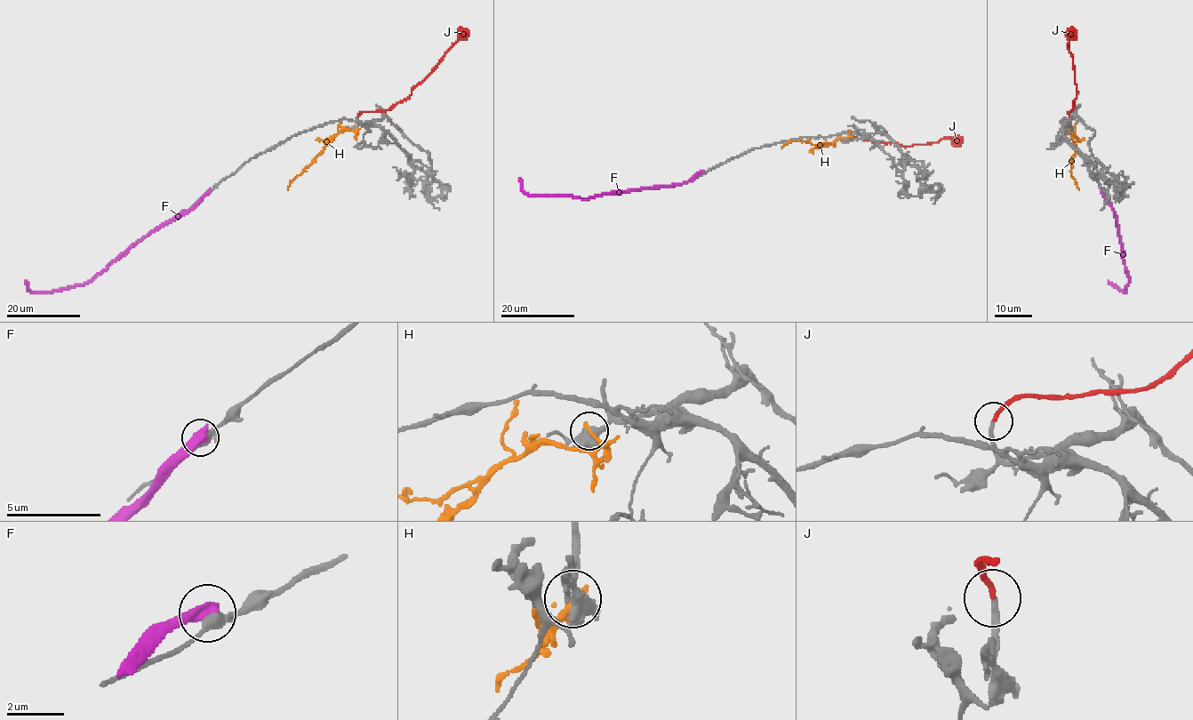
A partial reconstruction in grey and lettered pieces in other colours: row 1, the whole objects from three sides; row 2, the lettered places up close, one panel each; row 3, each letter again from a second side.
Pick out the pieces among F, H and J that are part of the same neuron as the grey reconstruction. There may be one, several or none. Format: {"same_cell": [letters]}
{"same_cell": ["J"]}

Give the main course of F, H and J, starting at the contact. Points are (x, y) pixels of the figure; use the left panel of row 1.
F: (209, 191), (188, 209), (142, 236), (91, 279), (56, 290), (35, 292), (28, 288), (25, 281)
H: (355, 127), (356, 131), (338, 132), (290, 182), (287, 188)
J: (357, 116), (362, 112), (388, 110), (406, 100), (466, 28)

